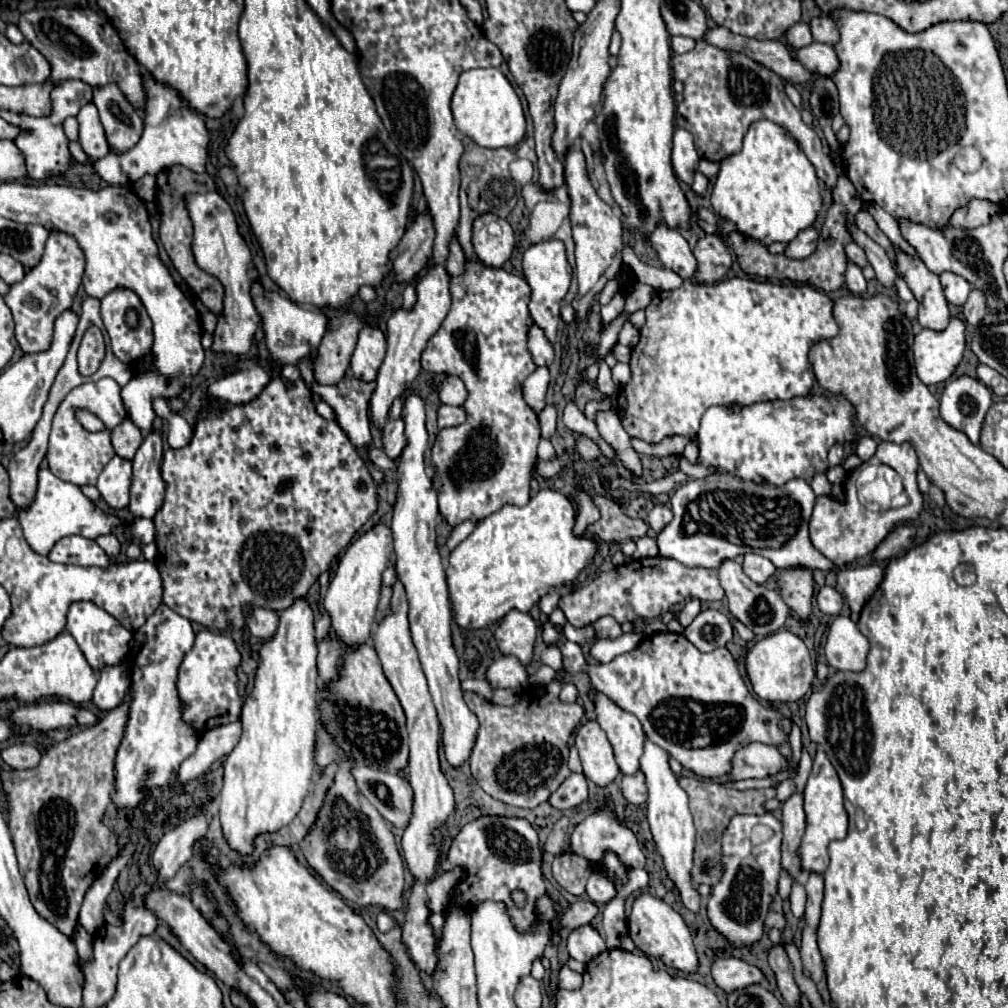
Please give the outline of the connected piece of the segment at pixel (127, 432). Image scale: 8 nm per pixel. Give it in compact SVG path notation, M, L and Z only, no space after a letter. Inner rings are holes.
M124 419L112 431L112 445L116 449L116 455L120 455L124 459L132 459L134 453L138 451L138 447L140 447L140 443L142 443L140 429L130 419Z

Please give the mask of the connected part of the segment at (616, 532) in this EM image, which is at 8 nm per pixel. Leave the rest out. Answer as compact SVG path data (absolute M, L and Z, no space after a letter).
M594 495L592 501L600 511L600 519L588 525L586 535L606 543L622 543L626 539L638 539L646 535L648 525L642 519L630 519L622 501L614 501L602 495Z

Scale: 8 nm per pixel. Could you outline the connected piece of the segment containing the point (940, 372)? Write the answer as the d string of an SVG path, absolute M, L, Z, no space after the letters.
M950 317L944 331L920 329L914 337L914 365L922 383L936 385L954 373L966 347L966 323Z

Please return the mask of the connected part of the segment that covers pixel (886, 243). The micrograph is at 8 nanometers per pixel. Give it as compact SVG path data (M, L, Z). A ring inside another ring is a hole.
M860 209L860 211L854 215L854 223L856 223L856 227L858 227L860 231L864 231L870 239L874 239L878 245L882 245L882 247L886 249L886 253L890 255L892 263L894 263L894 247L892 247L890 239L878 229L876 221L872 219L872 215L870 215L866 209Z

